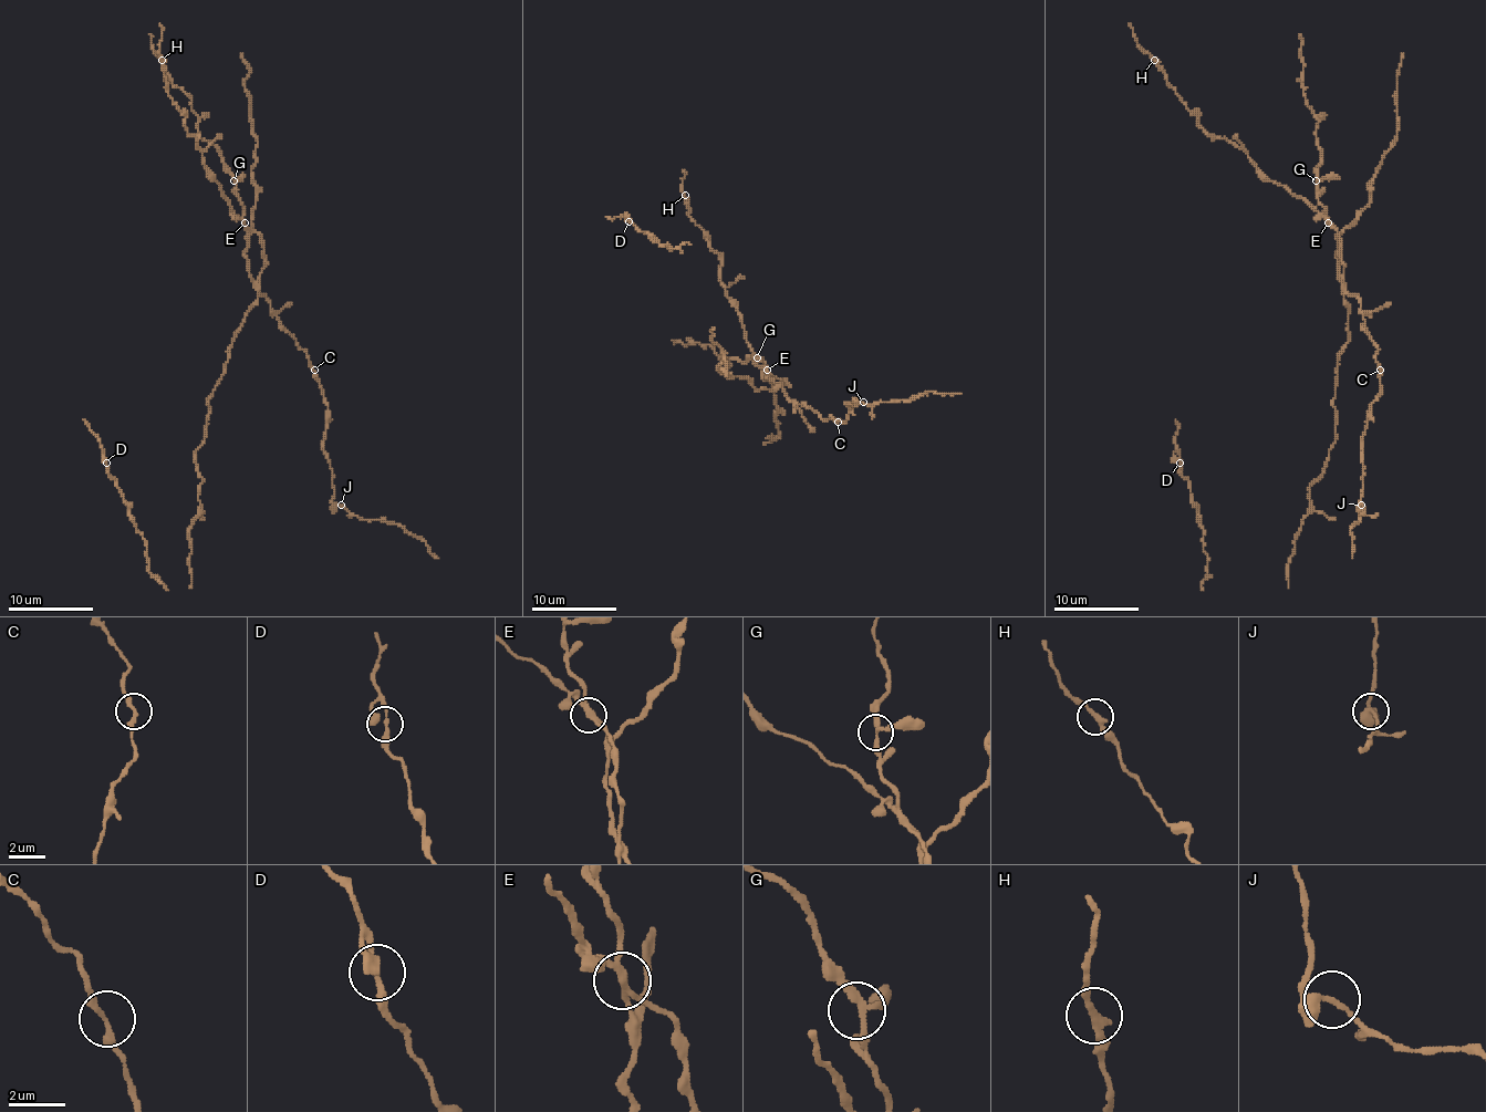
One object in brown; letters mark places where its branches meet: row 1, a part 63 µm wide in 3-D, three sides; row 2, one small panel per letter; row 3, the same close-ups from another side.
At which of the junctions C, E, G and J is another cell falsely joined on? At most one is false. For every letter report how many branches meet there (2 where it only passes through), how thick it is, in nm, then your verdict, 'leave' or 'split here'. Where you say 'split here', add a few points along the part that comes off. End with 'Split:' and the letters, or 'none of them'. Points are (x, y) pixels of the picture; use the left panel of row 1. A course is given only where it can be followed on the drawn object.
C: 2 | 240 nm | leave
E: 4 | 220 nm | split here
G: 3 | 220 nm | leave
J: 3 | 280 nm | leave
Split: E

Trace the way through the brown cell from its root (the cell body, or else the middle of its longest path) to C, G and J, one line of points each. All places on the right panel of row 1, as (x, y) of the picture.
C: (1337, 377), (1339, 351), (1348, 341), (1346, 293), (1352, 293), (1361, 304), (1365, 332), (1378, 347), (1380, 371)
G: (1337, 377), (1339, 351), (1348, 341), (1348, 302), (1339, 277), (1337, 228), (1318, 200), (1316, 180)
J: (1337, 377), (1348, 341), (1343, 295), (1352, 293), (1380, 371), (1363, 436), (1361, 505)

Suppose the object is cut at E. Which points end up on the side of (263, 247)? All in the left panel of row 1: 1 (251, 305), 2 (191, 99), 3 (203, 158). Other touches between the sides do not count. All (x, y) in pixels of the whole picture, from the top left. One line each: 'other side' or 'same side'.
1: same side
2: other side
3: same side

